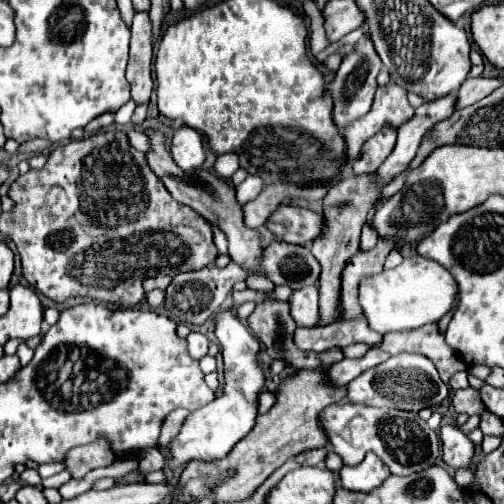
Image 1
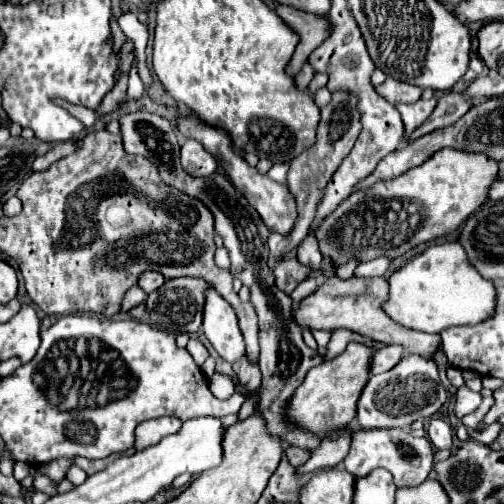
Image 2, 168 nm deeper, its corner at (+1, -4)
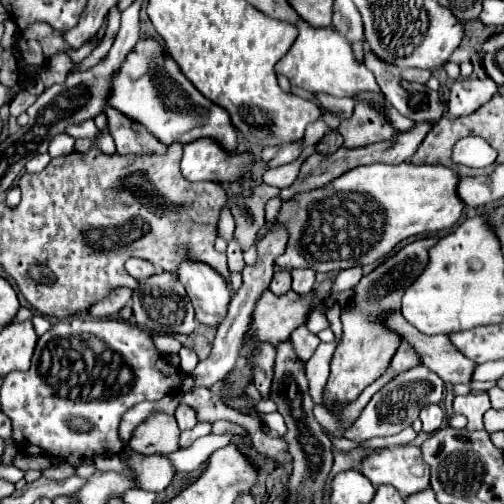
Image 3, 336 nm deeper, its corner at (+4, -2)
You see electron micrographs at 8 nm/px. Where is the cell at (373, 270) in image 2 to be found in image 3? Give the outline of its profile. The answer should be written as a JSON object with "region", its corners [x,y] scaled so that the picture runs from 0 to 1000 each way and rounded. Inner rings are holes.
{"region":[[[706,528],[706,532],[690,532],[683,540],[671,544],[663,567],[659,567],[659,579],[675,579],[675,575],[690,575],[690,571],[702,571],[706,560],[722,548],[718,540],[718,528]]]}

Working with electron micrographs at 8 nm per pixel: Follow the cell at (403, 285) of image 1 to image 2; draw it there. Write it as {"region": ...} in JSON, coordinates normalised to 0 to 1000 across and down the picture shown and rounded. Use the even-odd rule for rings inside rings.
{"region":[[[899,476],[851,488],[823,516],[808,520],[792,540],[772,548],[776,583],[760,615],[796,647],[875,663],[895,647],[950,643],[982,623],[986,575],[974,556],[962,556],[927,516],[923,492]]]}

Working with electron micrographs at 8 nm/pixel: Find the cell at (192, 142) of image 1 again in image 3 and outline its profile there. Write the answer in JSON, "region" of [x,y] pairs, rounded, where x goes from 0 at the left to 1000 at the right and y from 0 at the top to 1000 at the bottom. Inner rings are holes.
{"region":[[[397,274],[365,290],[365,310],[357,337],[373,361],[421,357],[421,361],[468,361],[488,349],[500,333],[500,313],[492,306],[452,306],[433,282]]]}

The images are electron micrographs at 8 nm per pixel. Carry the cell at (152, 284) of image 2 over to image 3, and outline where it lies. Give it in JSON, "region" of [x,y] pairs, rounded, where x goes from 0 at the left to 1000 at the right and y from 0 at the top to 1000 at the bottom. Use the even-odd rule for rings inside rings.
{"region":[[[258,512],[258,516],[250,520],[250,536],[254,536],[254,544],[266,548],[270,556],[298,552],[298,544],[310,540],[310,532],[306,532],[298,520],[290,520],[290,516],[274,516],[274,512]]]}

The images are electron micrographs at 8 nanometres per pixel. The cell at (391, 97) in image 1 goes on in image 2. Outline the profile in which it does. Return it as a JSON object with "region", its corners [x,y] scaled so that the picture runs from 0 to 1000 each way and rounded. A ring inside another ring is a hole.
{"region":[[[768,155],[756,171],[748,171],[748,183],[768,194],[776,206],[788,206],[788,202],[823,202],[835,194],[835,175],[831,171],[819,171],[819,167],[800,167],[784,155]]]}

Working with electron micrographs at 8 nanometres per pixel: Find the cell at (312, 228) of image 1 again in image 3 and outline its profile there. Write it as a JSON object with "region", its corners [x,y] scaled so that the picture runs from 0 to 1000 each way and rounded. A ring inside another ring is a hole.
{"region":[[[278,79],[250,111],[238,143],[226,151],[214,206],[254,234],[286,246],[325,286],[373,286],[389,274],[421,274],[444,298],[472,294],[472,266],[444,214],[409,198],[357,143],[349,123],[329,111],[310,79]]]}

